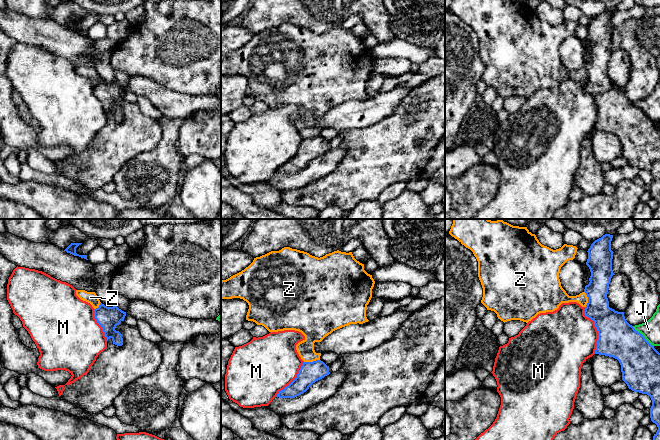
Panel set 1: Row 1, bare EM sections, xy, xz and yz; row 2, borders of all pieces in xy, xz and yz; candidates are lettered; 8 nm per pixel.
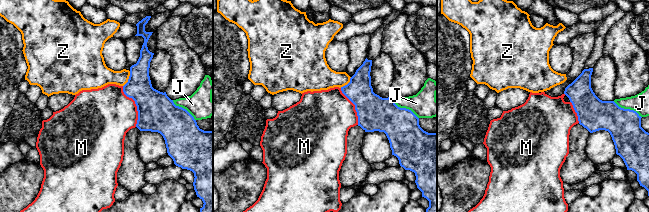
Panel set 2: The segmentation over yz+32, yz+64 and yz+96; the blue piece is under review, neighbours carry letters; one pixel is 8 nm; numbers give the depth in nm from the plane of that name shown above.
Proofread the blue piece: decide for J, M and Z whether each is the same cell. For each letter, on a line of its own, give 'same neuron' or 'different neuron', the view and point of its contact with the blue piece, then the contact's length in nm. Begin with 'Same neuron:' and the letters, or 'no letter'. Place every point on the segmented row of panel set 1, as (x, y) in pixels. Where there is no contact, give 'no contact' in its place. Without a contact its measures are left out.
Same neuron: no letter
J: different neuron; contact yz (643, 336); length 240 nm
M: different neuron; contact yz (597, 329); length 380 nm
Z: different neuron; contact xz (311, 362); length 130 nm

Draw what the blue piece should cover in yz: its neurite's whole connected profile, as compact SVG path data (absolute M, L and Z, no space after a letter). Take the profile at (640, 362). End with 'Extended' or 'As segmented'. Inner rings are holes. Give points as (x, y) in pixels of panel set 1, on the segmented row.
M603 235L595 240L587 251L586 265L590 269L591 276L589 284L584 289L588 297L584 315L594 321L598 331L595 354L617 359L621 365L622 380L628 388L634 392L647 394L651 398L650 418L658 427L653 440L660 440L660 353L626 321L624 312L618 312L609 307L608 287L614 275L612 270L614 253L611 250L612 238L613 235Z. As segmented

